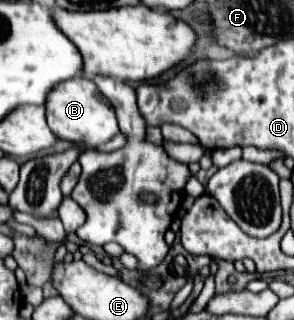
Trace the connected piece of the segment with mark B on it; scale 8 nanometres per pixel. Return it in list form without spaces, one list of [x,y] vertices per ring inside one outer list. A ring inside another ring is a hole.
[[[77,77],[73,81],[65,81],[57,93],[51,93],[47,101],[47,113],[49,113],[49,127],[57,137],[71,141],[71,143],[85,143],[91,149],[97,149],[111,141],[119,133],[117,117],[113,107],[109,105],[109,99],[99,93],[99,89],[93,85],[91,79]]]

